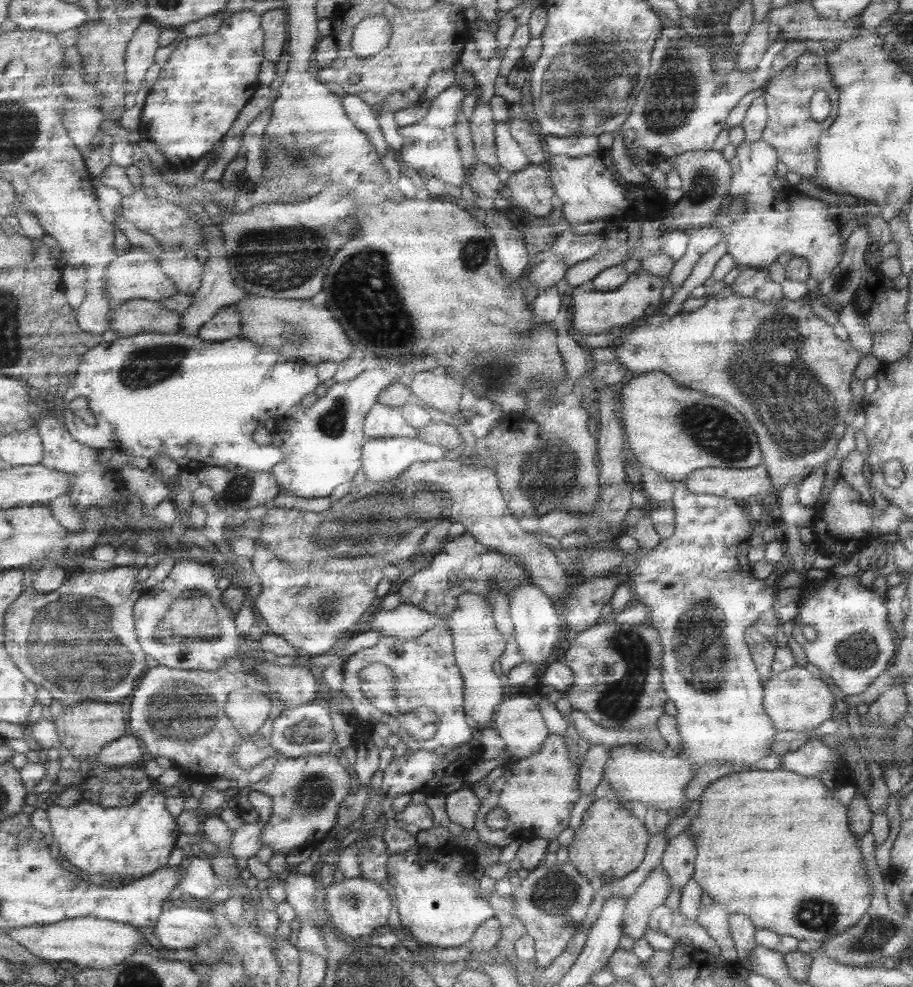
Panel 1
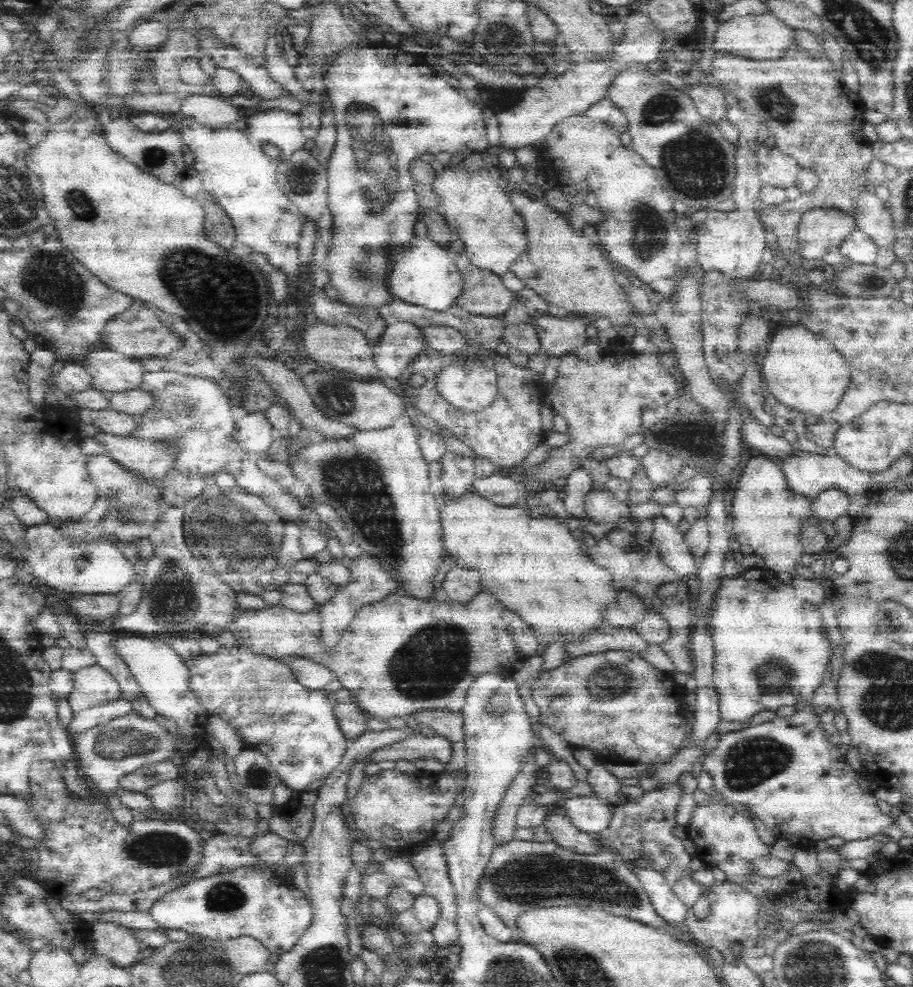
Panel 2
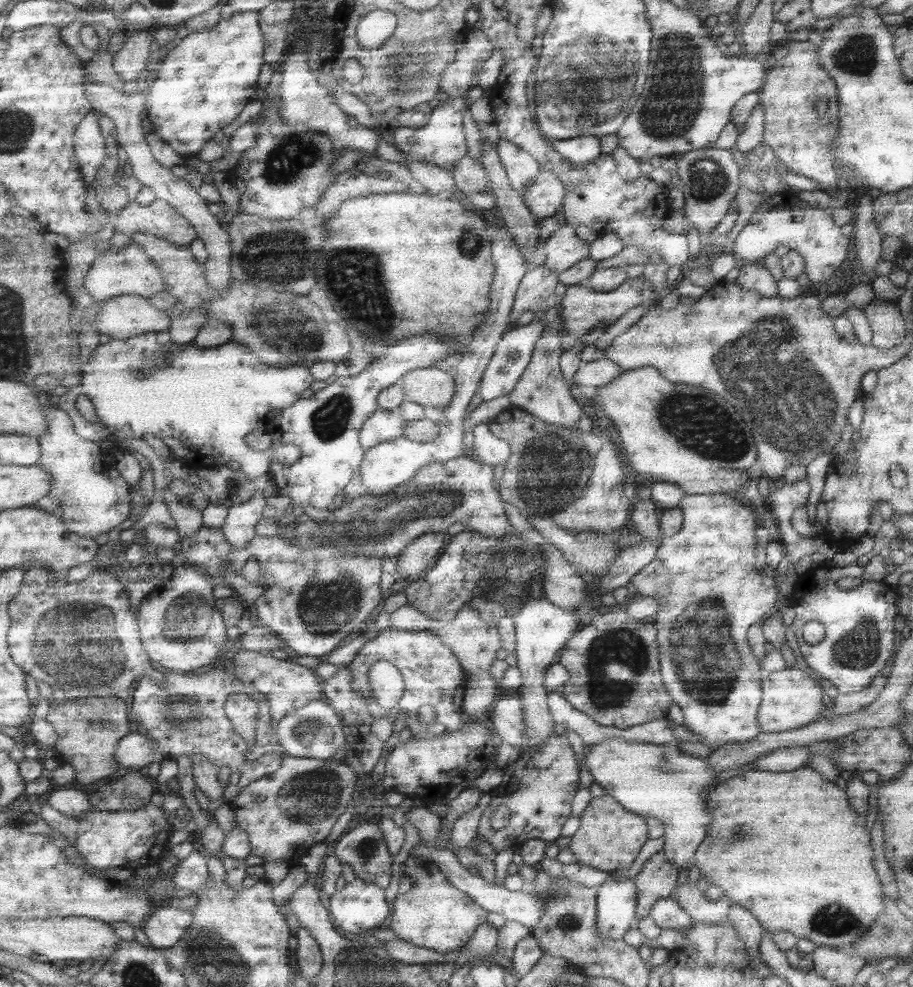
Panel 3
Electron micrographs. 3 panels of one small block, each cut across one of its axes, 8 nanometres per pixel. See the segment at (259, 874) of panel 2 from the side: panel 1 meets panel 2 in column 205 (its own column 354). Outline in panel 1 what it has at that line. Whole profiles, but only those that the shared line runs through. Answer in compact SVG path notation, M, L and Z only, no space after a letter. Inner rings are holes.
M363 876L357 878L344 878L340 882L332 882L326 887L326 909L330 924L340 934L350 940L368 939L383 926L389 925L391 914L391 896L387 885L367 879Z

